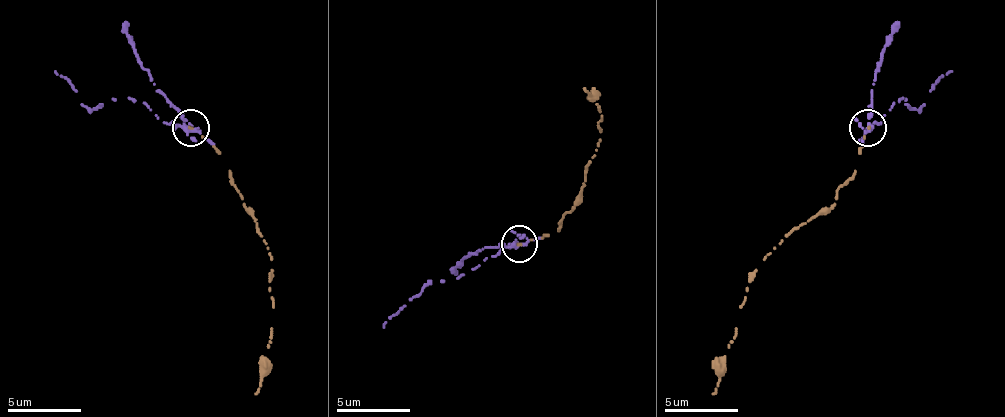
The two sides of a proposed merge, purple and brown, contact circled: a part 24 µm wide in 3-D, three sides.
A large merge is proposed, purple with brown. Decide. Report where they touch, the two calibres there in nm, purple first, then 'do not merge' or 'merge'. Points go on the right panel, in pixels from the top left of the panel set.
place (868, 128); calibres 280 and 150 nm; do not merge

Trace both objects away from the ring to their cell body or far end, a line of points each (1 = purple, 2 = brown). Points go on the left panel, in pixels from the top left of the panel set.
1: (190, 127), (157, 120), (142, 101), (127, 98), (87, 109), (54, 72)
2: (190, 127), (230, 171), (256, 233), (270, 251), (274, 306), (256, 394)

